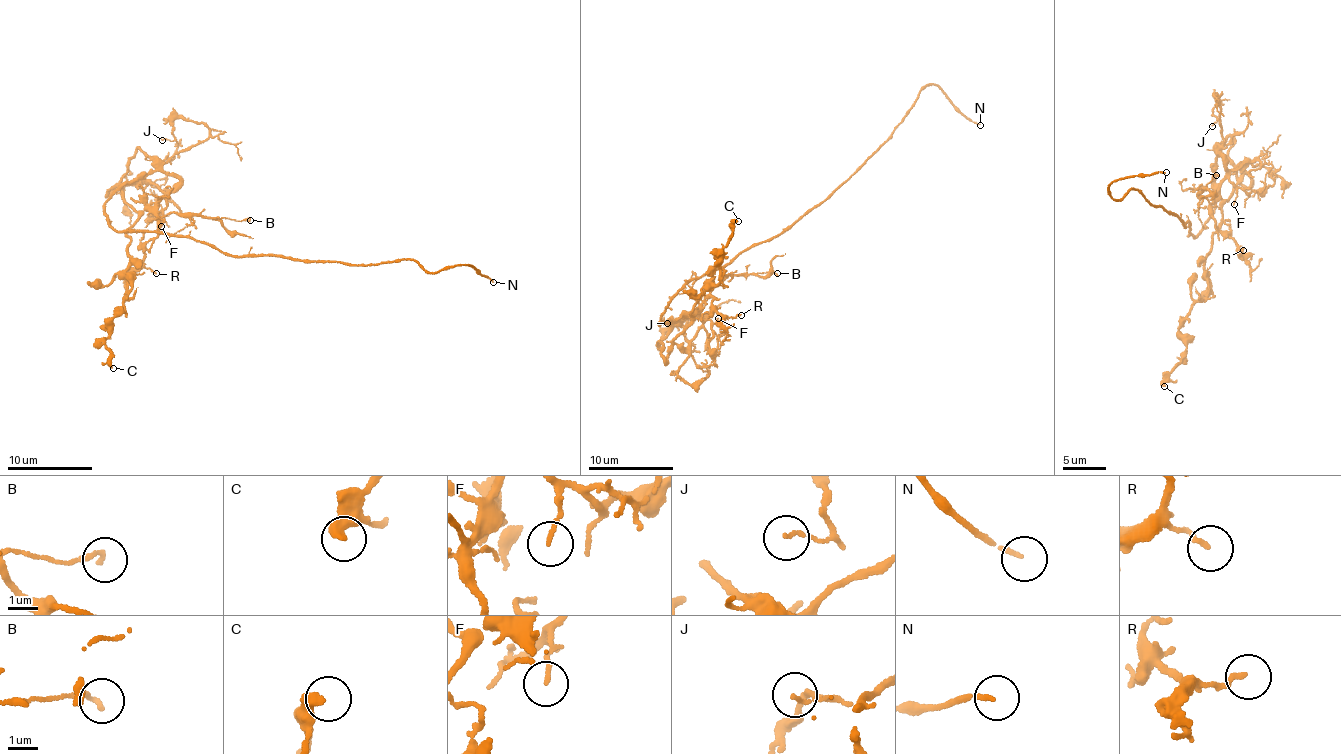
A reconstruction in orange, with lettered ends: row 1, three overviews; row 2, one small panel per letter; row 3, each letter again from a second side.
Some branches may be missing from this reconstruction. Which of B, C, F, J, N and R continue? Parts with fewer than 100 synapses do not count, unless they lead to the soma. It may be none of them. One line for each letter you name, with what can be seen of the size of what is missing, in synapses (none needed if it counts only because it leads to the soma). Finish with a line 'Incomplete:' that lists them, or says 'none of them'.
Incomplete: N

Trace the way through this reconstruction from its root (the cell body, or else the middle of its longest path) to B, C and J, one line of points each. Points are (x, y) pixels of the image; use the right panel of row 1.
B: (1191, 232), (1195, 236), (1213, 209), (1216, 155), (1222, 153), (1227, 175), (1208, 201), (1198, 193), (1216, 175)
C: (1191, 232), (1213, 209), (1222, 153), (1209, 293), (1185, 318), (1186, 351), (1164, 386)
J: (1191, 232), (1195, 236), (1201, 230), (1216, 200), (1215, 162), (1224, 143), (1215, 94), (1217, 123), (1212, 126)

